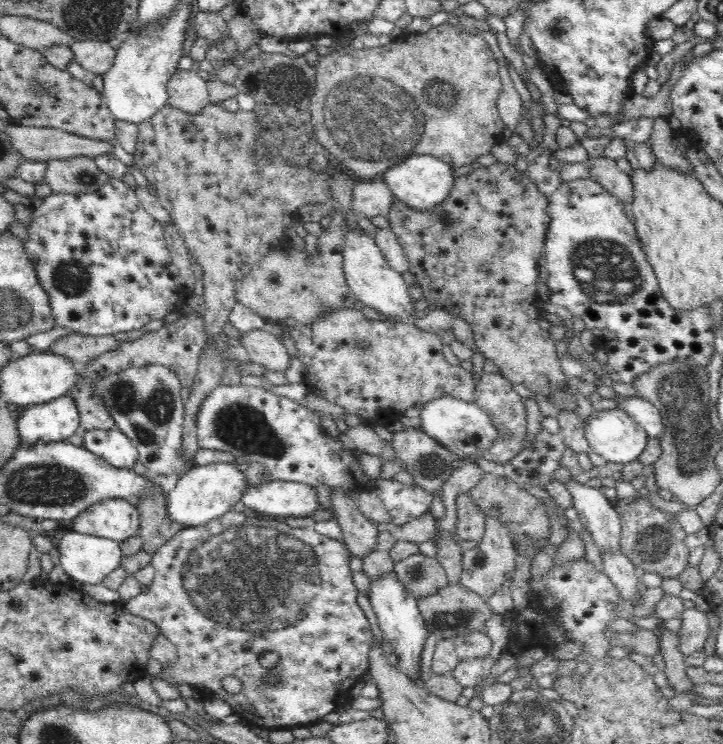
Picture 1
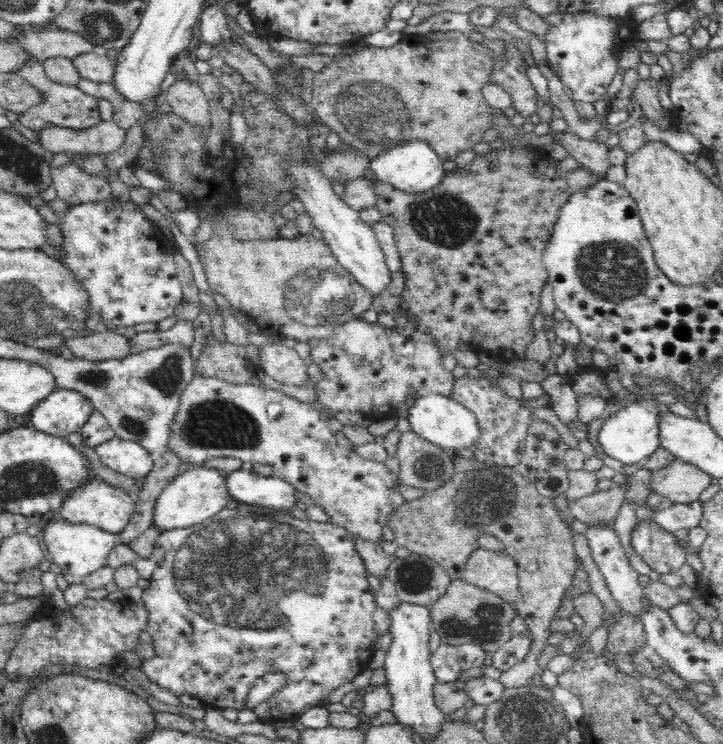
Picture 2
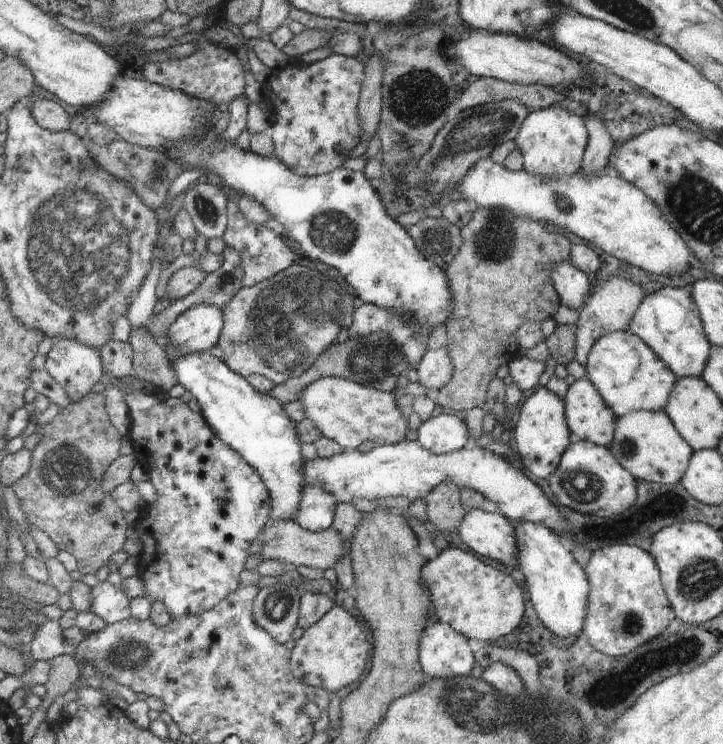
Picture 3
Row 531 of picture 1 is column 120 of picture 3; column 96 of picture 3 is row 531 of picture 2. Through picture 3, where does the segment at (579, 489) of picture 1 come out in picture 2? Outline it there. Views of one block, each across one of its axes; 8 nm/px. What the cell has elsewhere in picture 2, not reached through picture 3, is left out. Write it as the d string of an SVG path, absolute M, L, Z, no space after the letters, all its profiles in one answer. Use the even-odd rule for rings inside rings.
M600 524L600 526L589 526L585 532L594 562L601 570L605 582L611 591L613 598L619 602L620 607L626 613L632 613L636 618L641 618L639 614L648 607L651 601L646 597L645 589L638 582L638 572L630 565L628 554L624 551L618 533L613 526Z

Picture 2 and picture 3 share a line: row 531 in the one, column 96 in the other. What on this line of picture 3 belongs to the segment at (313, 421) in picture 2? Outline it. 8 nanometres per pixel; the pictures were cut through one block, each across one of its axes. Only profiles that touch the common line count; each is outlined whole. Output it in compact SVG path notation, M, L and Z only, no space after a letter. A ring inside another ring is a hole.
M58 336L45 357L45 369L68 394L71 402L88 395L104 376L99 349L80 344L77 340Z

